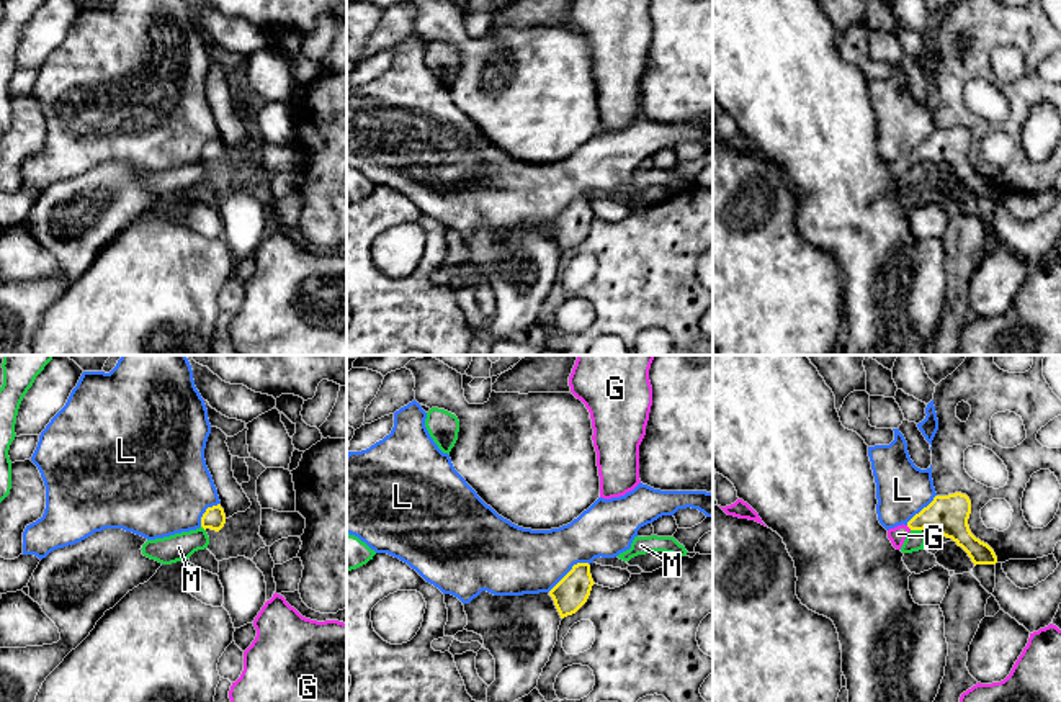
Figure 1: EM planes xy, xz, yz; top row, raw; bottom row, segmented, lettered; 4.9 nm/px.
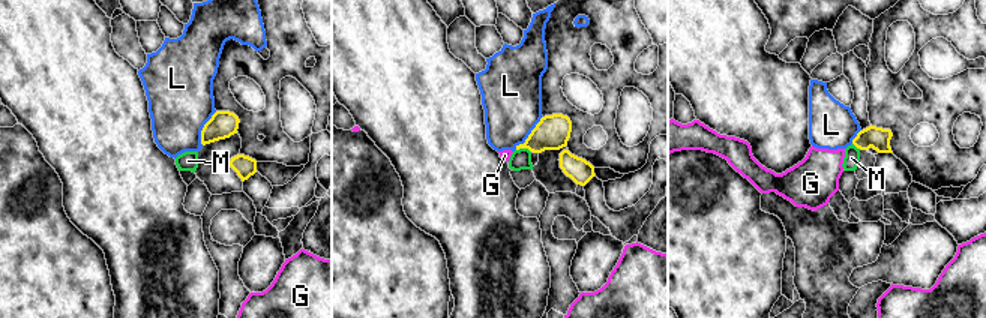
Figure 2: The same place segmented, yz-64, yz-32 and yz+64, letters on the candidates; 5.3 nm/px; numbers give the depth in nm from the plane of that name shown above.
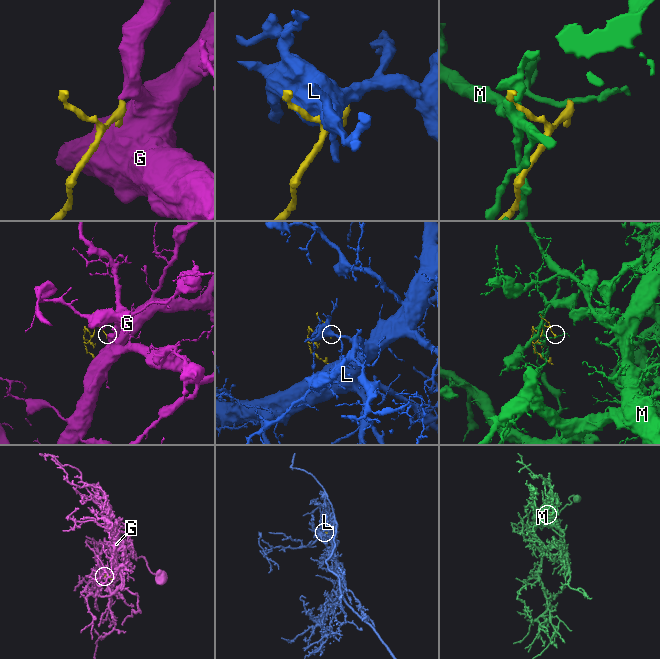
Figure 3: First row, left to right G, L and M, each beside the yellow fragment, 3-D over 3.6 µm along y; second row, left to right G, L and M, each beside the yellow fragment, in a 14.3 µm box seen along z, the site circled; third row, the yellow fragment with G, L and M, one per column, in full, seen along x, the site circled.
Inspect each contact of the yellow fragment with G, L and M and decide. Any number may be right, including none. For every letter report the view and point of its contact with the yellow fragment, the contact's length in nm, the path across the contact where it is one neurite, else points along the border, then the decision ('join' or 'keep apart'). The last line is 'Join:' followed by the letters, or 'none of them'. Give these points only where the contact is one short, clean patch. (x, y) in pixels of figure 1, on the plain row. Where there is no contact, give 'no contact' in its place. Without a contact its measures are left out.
G: yz (909, 161) | 40 nm | across yz (949, 148), (932, 149), (909, 161), (898, 167) | join
L: xz (569, 205) | 240 nm | keep apart
M: yz (916, 162) | 60 nm | keep apart
Join: G

